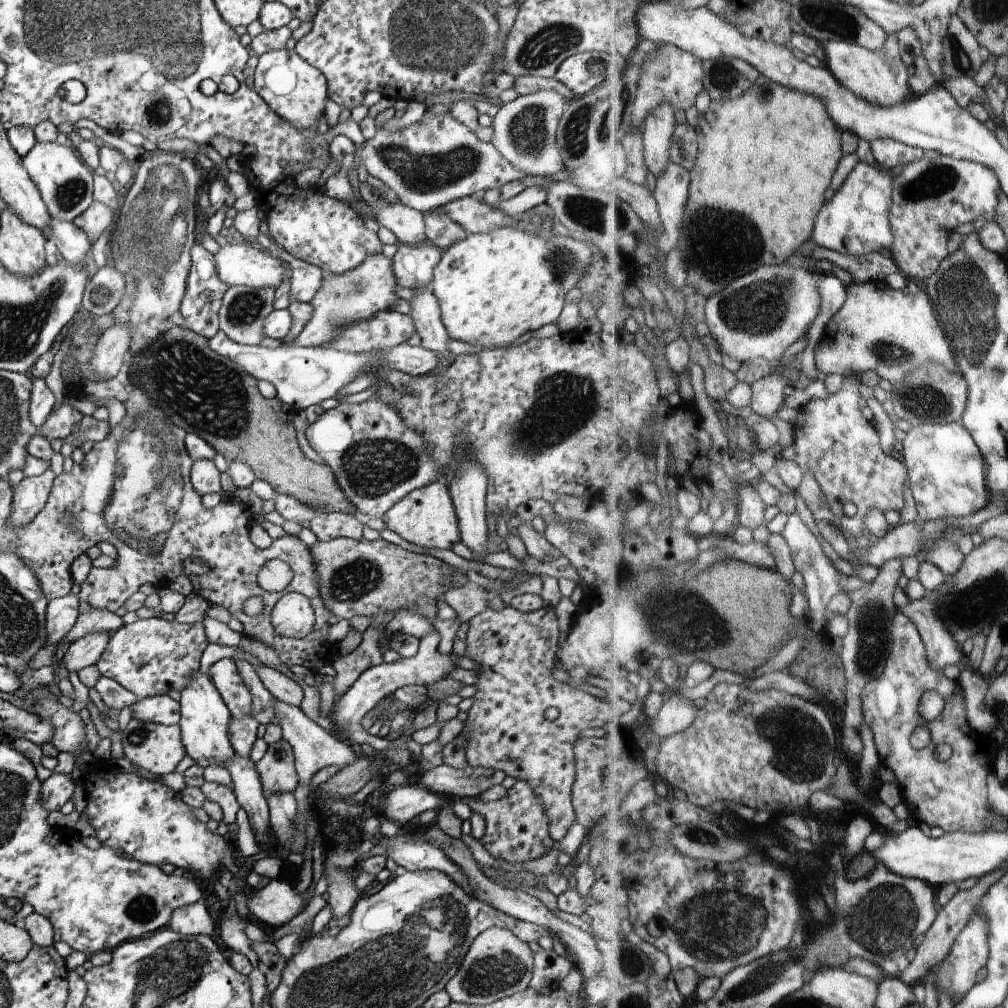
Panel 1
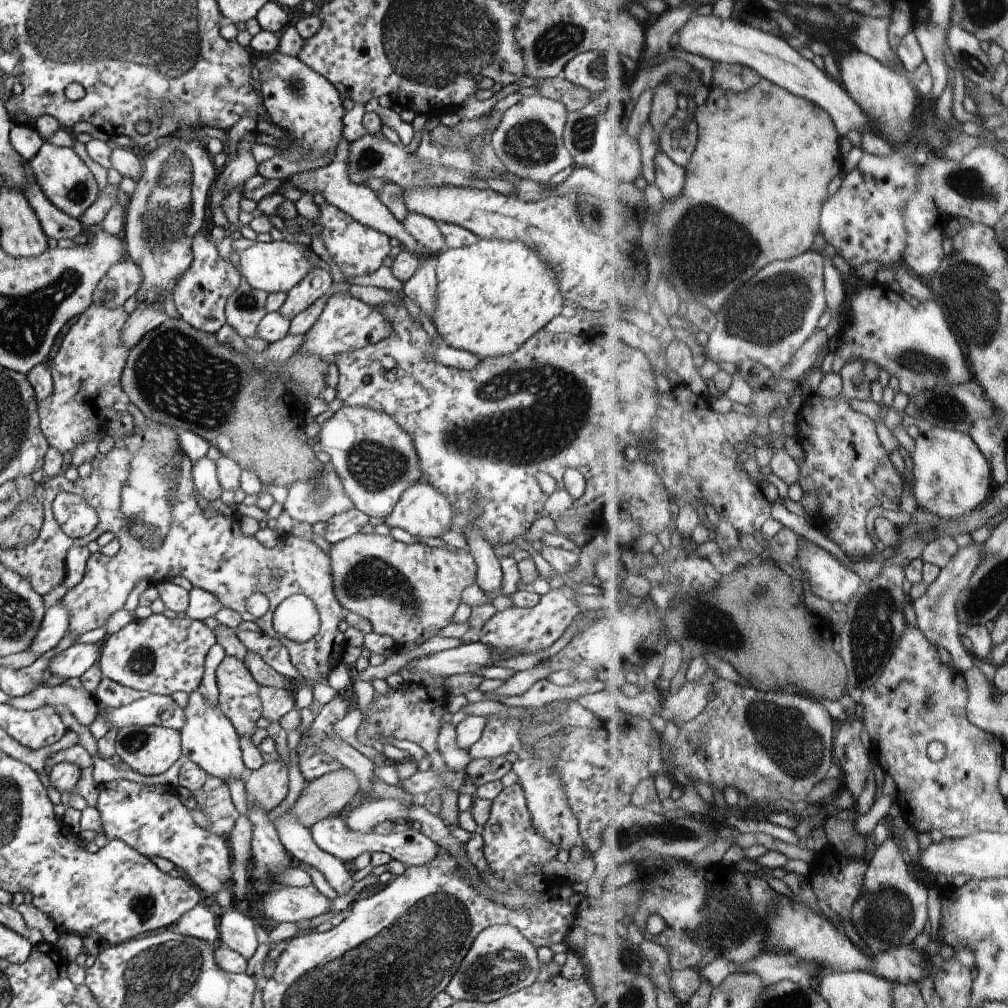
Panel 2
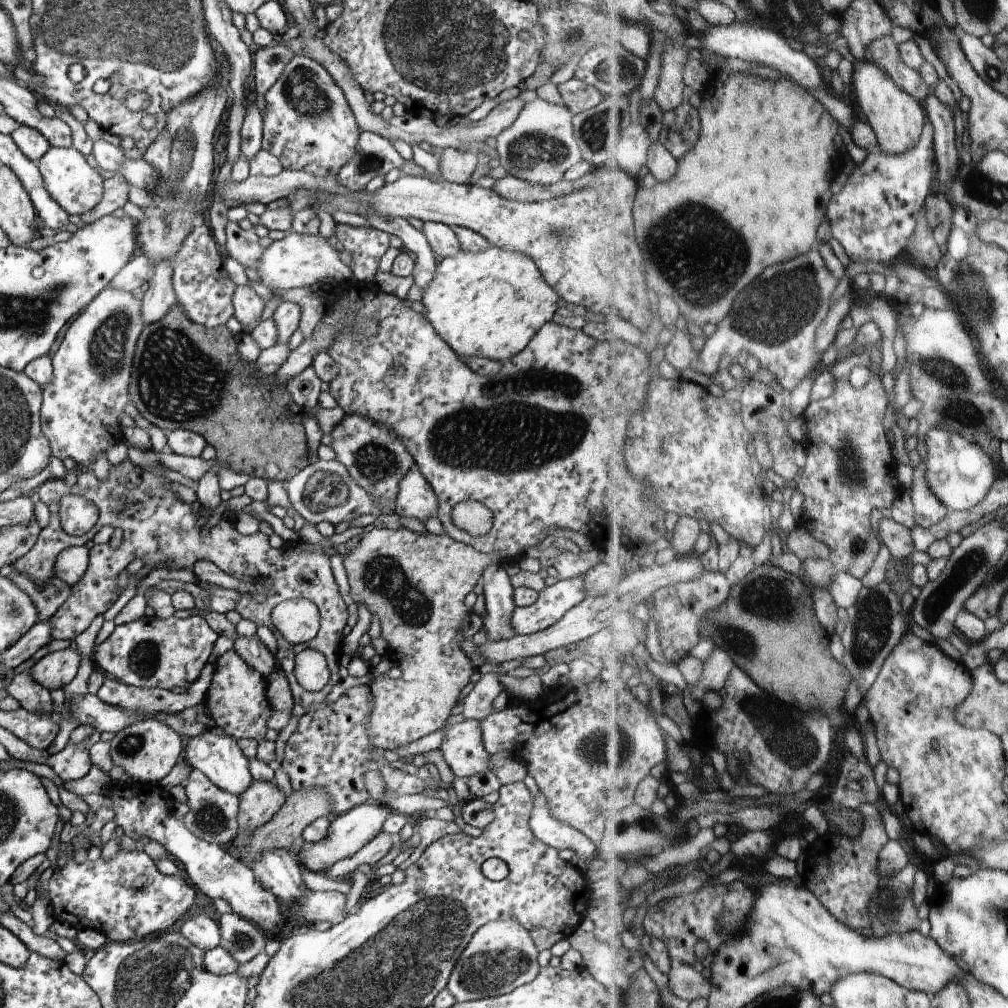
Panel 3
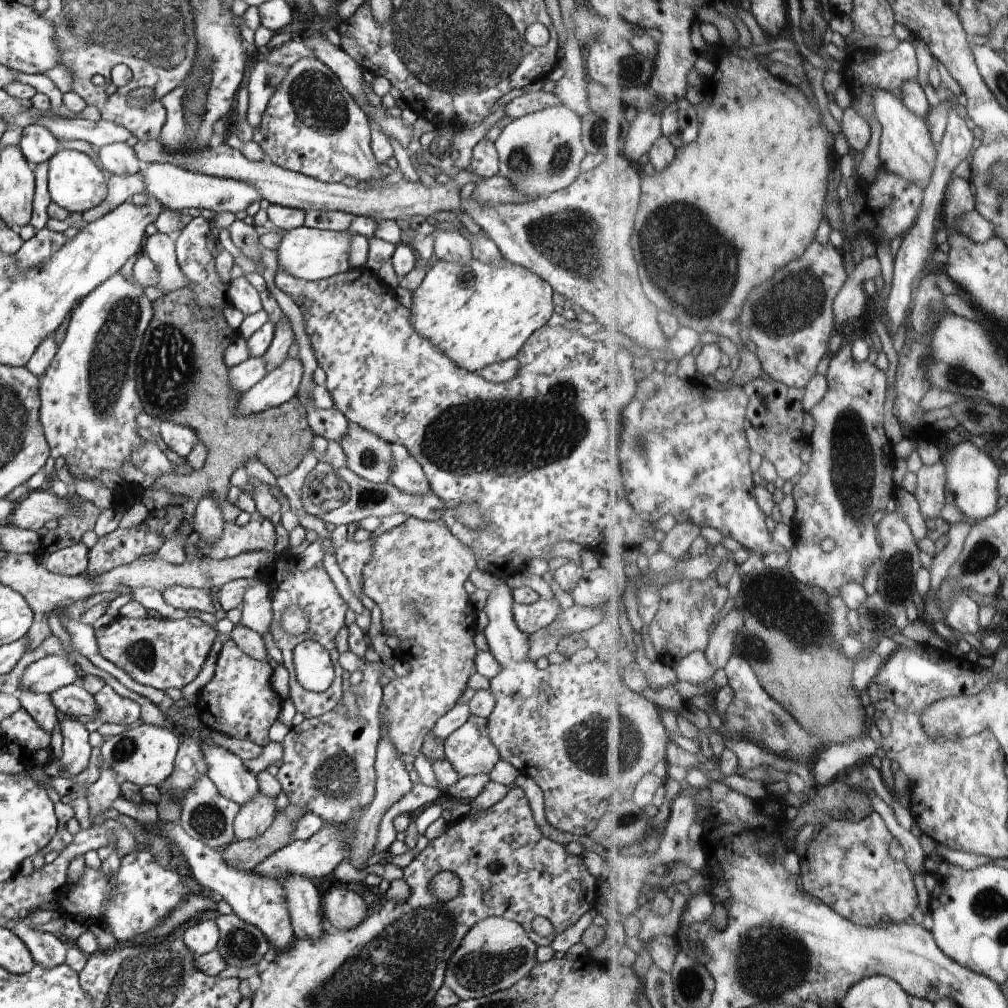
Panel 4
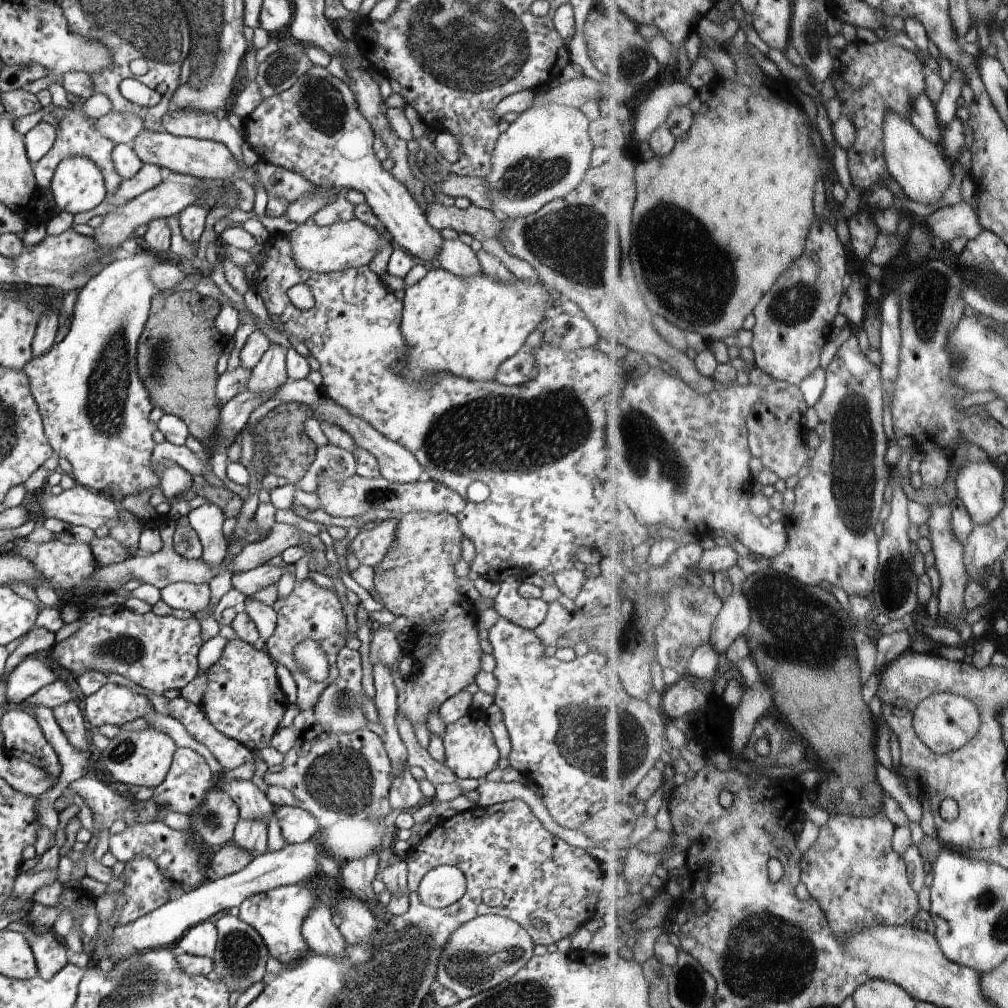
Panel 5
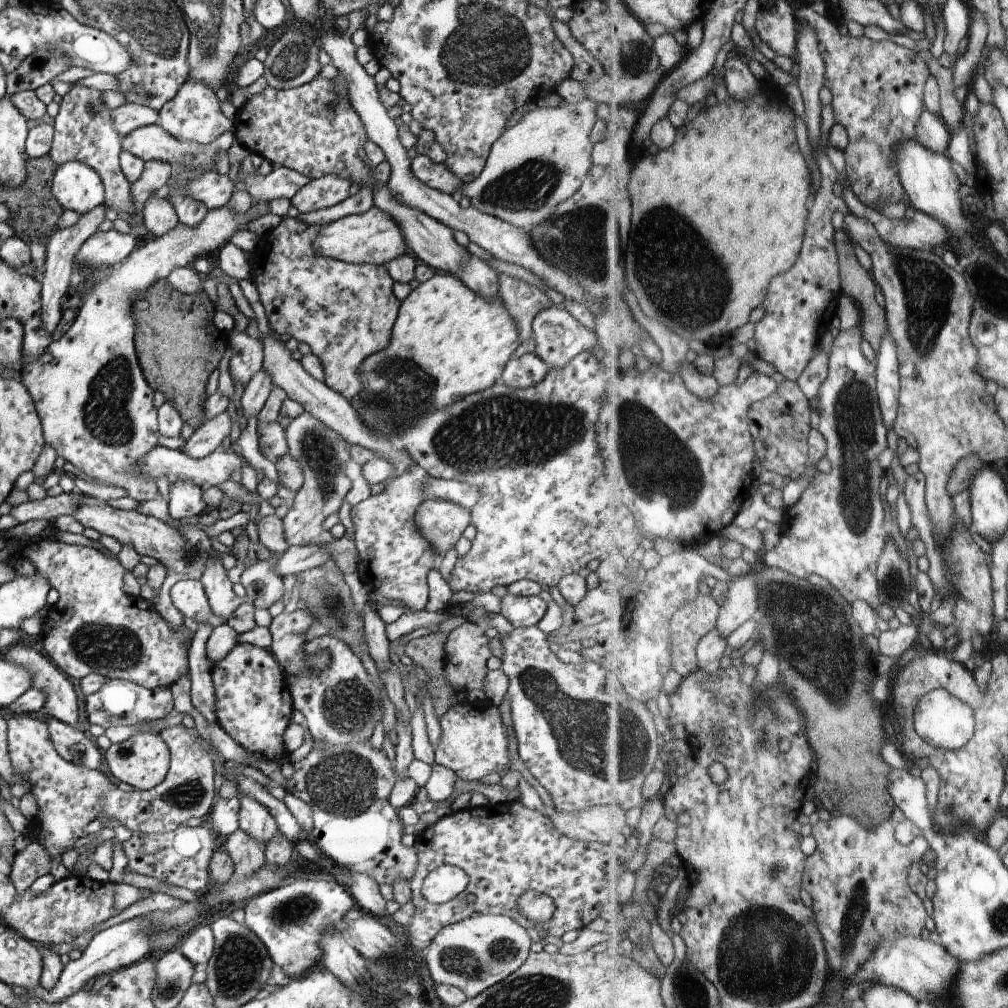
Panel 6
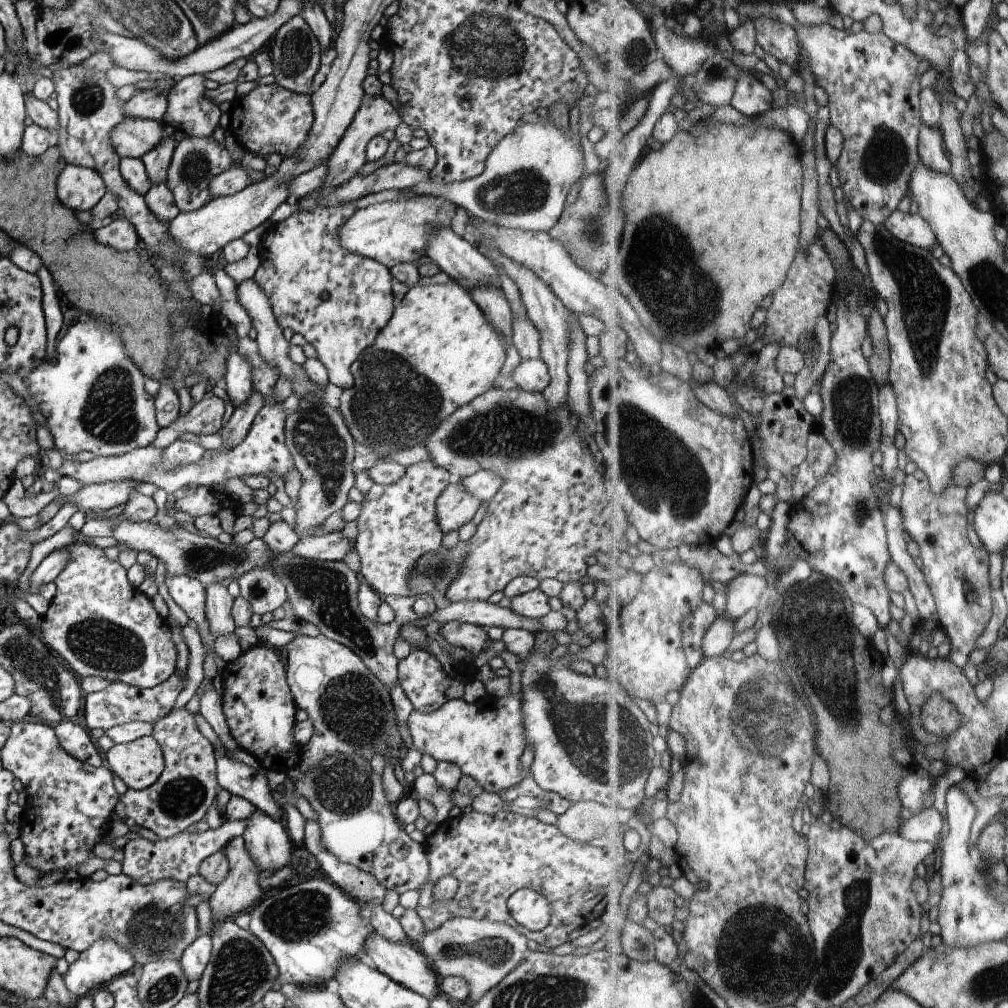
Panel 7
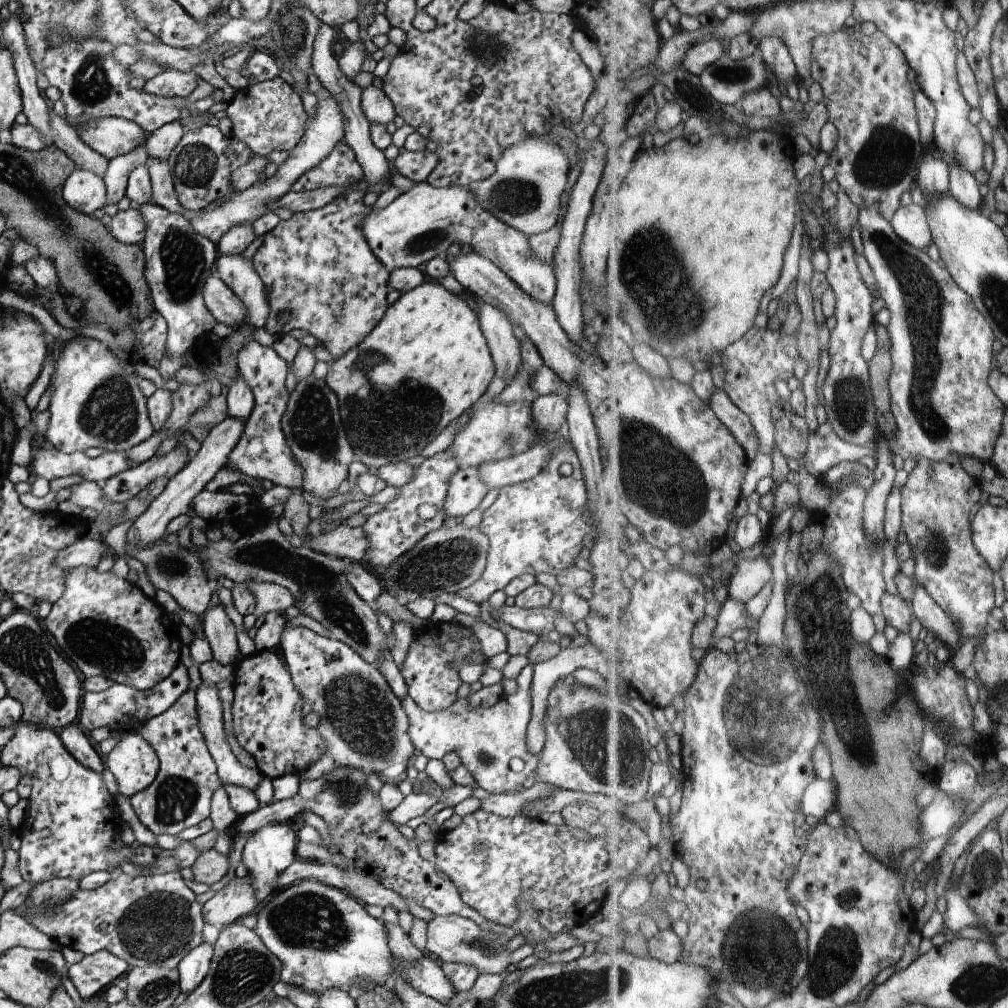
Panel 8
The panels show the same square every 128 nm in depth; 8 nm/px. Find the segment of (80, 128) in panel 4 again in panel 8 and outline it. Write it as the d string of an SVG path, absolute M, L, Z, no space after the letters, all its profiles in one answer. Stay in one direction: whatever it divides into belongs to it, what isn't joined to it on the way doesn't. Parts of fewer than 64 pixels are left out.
M164 71L148 79L143 88L148 94L165 99L188 97L198 88L198 76L192 71Z

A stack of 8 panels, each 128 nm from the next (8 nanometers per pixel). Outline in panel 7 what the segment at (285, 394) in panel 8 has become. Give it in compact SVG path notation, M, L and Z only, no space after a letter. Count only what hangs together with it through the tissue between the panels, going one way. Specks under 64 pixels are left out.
M215 267L211 271L221 296L219 316L234 326L239 353L251 366L254 390L263 396L264 404L254 417L254 422L246 438L220 457L213 457L212 459L201 458L198 462L179 467L168 466L162 459L163 449L154 445L137 448L121 455L96 457L88 462L64 461L62 468L57 470L62 477L72 477L83 485L93 485L120 479L134 479L139 482L152 482L156 486L162 487L167 493L178 495L179 491L190 483L194 483L198 487L212 488L220 487L224 482L224 478L242 479L243 476L254 476L254 474L261 474L268 478L271 476L284 478L295 468L285 437L285 418L287 414L282 407L283 402L277 402L274 399L274 386L276 386L276 382L278 382L280 377L278 369L267 363L260 356L258 343L248 337L247 328L250 327L251 320L238 300L234 279L222 267L220 269Z

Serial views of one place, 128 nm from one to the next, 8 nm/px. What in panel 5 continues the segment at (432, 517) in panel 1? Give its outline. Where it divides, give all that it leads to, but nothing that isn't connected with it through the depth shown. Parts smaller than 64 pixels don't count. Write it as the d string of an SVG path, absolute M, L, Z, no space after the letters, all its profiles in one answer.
M328 396L321 403L313 404L310 408L313 410L313 417L318 421L326 421L330 424L338 425L355 440L355 444L358 447L371 452L377 458L382 477L393 483L406 484L418 481L418 477L423 471L423 466L418 462L414 454L400 443L386 438L381 432L374 429L368 421L364 421L362 417L354 416Z

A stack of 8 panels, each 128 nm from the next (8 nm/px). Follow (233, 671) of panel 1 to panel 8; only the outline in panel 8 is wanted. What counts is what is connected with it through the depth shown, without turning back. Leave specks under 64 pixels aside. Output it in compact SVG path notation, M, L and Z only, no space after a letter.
M263 650L244 657L234 665L235 681L232 703L233 729L240 746L249 752L256 761L258 771L271 780L286 774L300 776L313 765L325 750L325 742L317 727L305 725L302 713L303 696L294 686L290 671L278 651Z

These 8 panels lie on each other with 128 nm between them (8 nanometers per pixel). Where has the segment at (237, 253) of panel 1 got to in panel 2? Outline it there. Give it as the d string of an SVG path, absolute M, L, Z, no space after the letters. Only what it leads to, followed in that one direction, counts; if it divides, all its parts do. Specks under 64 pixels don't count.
M286 240L271 242L259 242L241 252L240 256L240 274L244 281L250 286L268 294L272 292L288 292L294 288L312 269L316 268L312 257L306 256L305 249L314 258L314 252L309 245L295 245Z

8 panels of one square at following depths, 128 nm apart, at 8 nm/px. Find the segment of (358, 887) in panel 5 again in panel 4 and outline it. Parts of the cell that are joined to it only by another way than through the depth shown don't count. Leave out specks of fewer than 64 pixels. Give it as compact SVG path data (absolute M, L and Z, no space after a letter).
M384 733L378 741L377 759L375 760L375 797L374 800L361 810L359 817L354 821L355 831L350 834L347 856L349 861L357 868L362 869L368 859L375 854L375 844L379 835L379 824L382 815L394 804L400 797L403 797L414 785L408 775L408 770L404 767L401 754L394 749L394 743L391 741L388 733Z

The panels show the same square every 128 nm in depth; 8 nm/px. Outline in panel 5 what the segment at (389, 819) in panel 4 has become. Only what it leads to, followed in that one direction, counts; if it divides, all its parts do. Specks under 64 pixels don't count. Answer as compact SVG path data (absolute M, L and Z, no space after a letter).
M404 763L403 769L395 776L389 788L391 810L394 808L400 808L401 810L404 810L404 808L414 808L424 798L418 781L413 777L410 769L411 766L408 763Z

